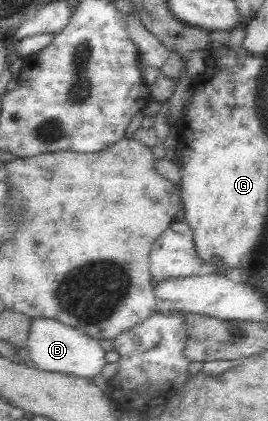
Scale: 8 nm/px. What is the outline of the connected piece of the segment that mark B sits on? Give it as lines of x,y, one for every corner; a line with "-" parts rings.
51,318
32,320
27,346
29,347
29,357
36,364
35,368
41,371
64,373
94,382
94,378
98,378
102,374
102,368
106,366
105,352
99,340
80,329
66,326

